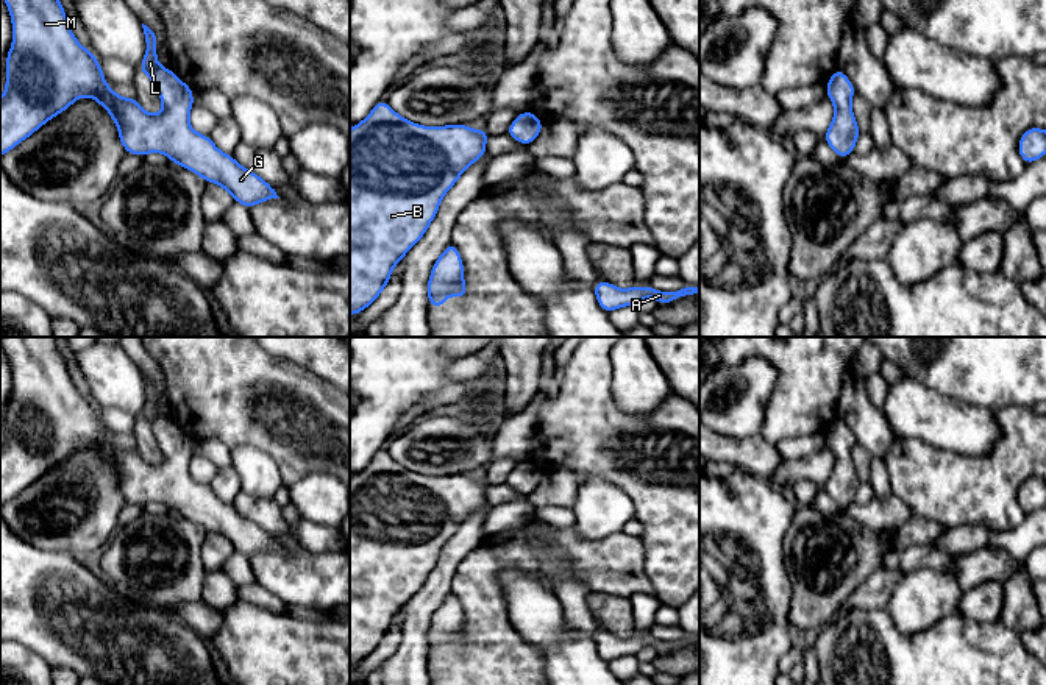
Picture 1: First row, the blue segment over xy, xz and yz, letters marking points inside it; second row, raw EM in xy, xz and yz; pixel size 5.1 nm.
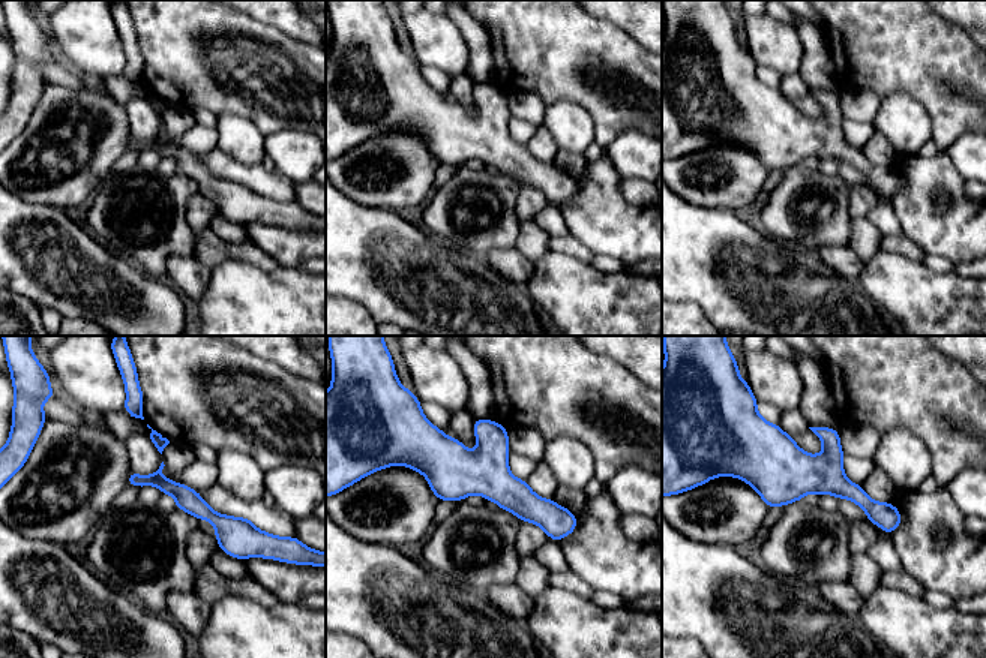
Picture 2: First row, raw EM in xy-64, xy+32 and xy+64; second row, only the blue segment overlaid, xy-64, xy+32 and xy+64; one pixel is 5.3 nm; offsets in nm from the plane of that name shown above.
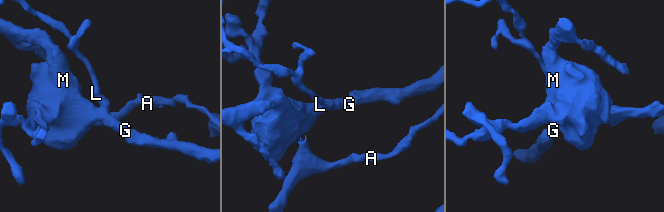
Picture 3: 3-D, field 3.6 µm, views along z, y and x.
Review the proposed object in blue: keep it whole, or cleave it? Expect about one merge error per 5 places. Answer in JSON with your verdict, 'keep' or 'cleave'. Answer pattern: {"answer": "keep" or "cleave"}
{"answer": "keep"}

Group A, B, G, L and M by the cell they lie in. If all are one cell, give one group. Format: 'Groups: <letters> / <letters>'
Groups: A B G L M

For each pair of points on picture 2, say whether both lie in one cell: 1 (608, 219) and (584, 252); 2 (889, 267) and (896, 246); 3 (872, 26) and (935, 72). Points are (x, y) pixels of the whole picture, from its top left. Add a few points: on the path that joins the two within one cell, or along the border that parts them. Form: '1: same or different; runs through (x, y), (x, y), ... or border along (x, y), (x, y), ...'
1: different; border along (569, 234), (595, 254)
2: different; border along (920, 261), (878, 251), (865, 263), (862, 270)
3: same; runs through (887, 39), (911, 48), (920, 57)

